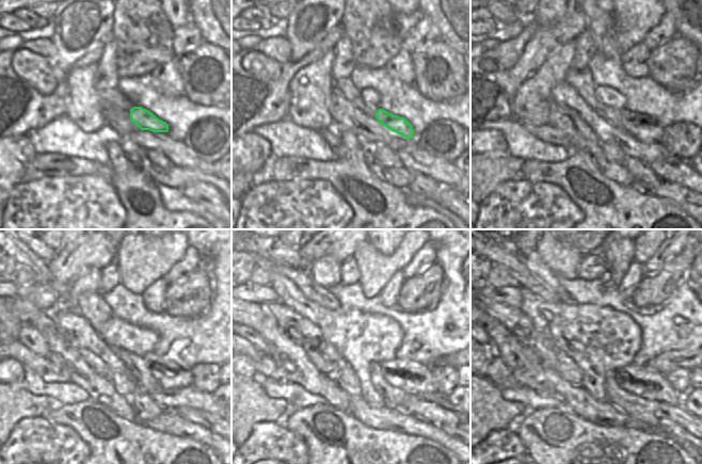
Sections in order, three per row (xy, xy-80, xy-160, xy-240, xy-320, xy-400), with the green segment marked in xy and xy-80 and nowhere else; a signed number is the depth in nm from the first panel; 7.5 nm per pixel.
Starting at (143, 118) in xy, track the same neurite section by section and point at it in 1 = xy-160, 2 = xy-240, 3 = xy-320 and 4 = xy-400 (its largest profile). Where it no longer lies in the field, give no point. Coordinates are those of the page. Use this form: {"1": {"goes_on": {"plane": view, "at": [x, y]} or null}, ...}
{"1": {"goes_on": {"plane": "xy-160", "at": [642, 127]}}, "2": {"goes_on": {"plane": "xy-240", "at": [170, 374]}}, "3": {"goes_on": {"plane": "xy-320", "at": [415, 378]}}, "4": {"goes_on": {"plane": "xy-400", "at": [645, 382]}}}

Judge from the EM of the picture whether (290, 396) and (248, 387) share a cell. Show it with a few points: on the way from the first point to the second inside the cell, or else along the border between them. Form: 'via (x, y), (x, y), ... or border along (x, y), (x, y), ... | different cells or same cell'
border along (252, 379), (268, 396), (282, 398), (287, 402) | different cells

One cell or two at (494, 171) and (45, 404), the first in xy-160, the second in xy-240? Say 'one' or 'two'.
one

